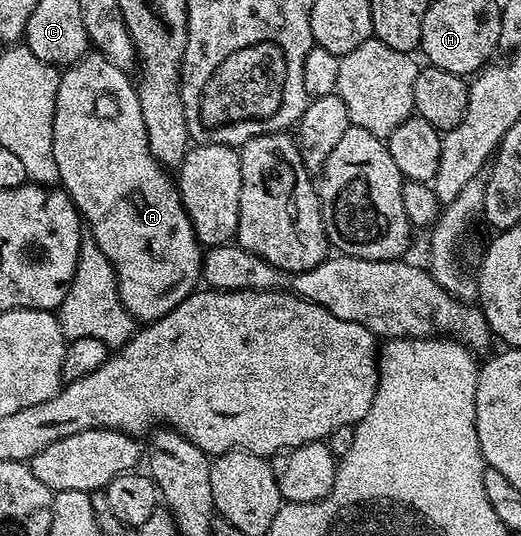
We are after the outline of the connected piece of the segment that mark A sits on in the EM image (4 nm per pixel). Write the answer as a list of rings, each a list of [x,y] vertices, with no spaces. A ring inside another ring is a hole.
[[[99,53],[83,55],[71,64],[61,74],[58,85],[52,144],[59,186],[72,198],[86,224],[87,234],[109,258],[117,277],[122,305],[137,320],[151,321],[170,313],[170,309],[197,290],[202,279],[200,267],[204,264],[204,251],[180,200],[177,180],[173,176],[171,179],[164,164],[150,153],[146,124],[142,122],[142,105],[136,96],[133,80],[128,78],[129,72],[118,69],[118,65]]]

